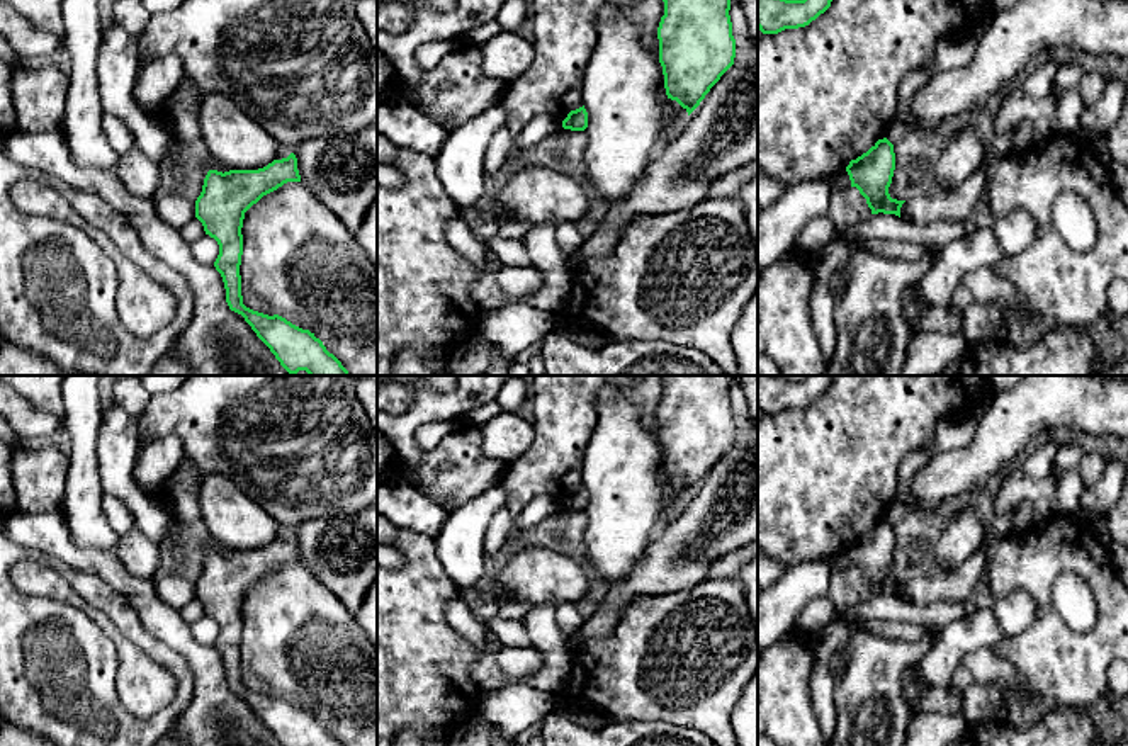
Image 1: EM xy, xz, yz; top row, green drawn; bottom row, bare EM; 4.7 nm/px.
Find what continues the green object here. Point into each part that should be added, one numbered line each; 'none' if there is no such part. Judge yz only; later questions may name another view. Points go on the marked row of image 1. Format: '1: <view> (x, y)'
none

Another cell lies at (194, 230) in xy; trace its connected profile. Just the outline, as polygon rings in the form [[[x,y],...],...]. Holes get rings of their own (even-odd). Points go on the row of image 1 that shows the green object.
[[[197,218],[190,219],[178,231],[189,245],[200,240],[206,235],[204,226]]]

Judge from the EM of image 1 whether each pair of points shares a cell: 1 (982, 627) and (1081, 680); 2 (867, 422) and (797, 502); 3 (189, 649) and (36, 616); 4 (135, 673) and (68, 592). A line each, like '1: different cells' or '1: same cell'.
1: different cells
2: same cell
3: different cells
4: same cell

